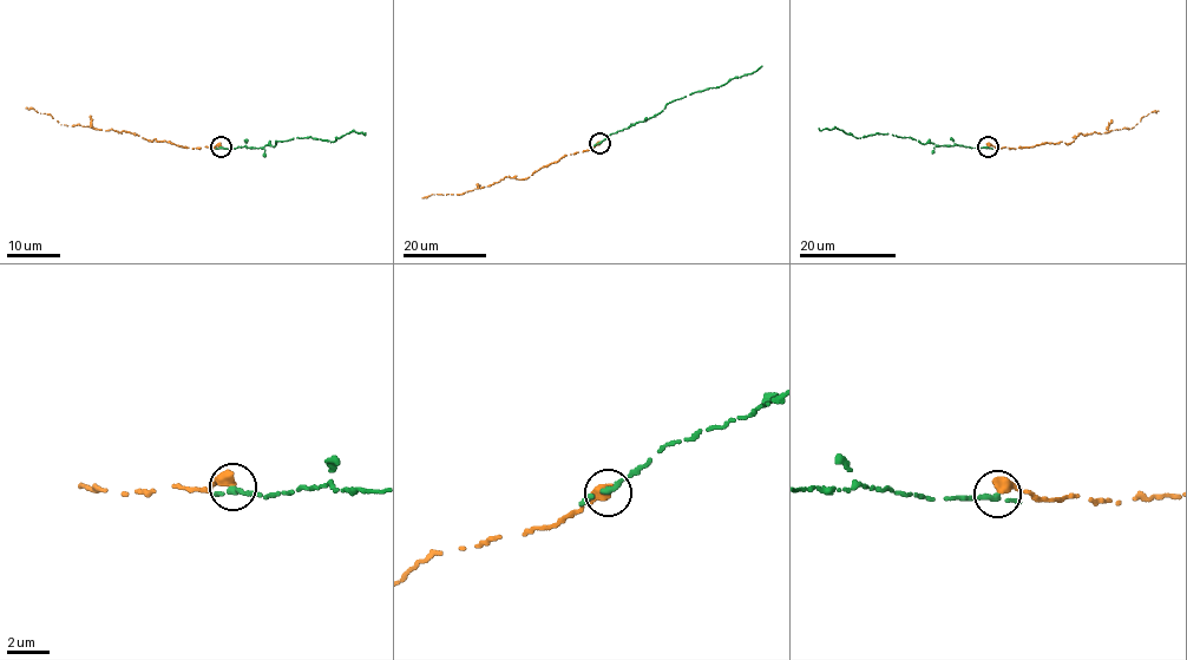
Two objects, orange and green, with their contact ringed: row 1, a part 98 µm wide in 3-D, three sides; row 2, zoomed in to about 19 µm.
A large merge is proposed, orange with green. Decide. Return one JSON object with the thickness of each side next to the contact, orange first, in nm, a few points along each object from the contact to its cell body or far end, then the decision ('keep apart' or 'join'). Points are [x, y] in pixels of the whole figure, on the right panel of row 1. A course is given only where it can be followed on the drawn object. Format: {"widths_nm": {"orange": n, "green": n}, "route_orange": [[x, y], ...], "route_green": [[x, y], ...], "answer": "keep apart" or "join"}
{"widths_nm": {"orange": 550, "green": 240}, "route_orange": [[988, 145], [1069, 143], [1081, 132], [1129, 129], [1142, 116], [1158, 111]], "route_green": [[988, 146], [938, 145], [877, 132], [858, 138], [837, 128], [819, 129]], "answer": "join"}

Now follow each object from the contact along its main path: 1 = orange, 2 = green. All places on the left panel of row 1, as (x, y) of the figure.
1: (221, 145), (187, 146), (122, 130), (61, 124), (46, 113), (25, 108)
2: (221, 146), (263, 148), (309, 136), (333, 142), (352, 131), (365, 132)

